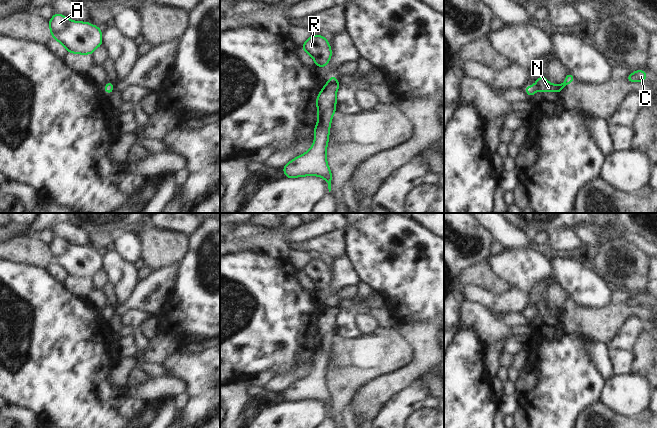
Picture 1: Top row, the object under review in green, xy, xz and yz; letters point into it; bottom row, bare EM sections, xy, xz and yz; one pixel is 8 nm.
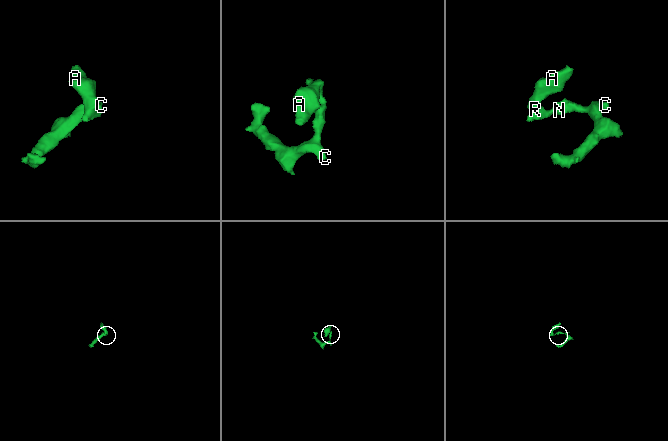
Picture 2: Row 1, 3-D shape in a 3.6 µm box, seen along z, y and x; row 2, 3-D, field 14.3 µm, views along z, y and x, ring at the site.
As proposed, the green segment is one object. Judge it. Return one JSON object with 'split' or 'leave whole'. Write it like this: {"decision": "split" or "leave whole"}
{"decision": "split"}

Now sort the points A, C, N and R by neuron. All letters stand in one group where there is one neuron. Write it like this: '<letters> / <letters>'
A R / C N

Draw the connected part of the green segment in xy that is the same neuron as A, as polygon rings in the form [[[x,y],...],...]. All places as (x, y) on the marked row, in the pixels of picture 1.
[[[54,13],[48,23],[52,38],[60,42],[68,52],[92,55],[97,47],[102,46],[102,30],[89,22],[75,22]]]

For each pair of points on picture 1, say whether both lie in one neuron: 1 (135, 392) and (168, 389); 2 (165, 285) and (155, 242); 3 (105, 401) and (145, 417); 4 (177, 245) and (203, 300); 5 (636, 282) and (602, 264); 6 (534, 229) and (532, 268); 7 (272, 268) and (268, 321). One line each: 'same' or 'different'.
1: same
2: different
3: different
4: different
5: same
6: different
7: same

